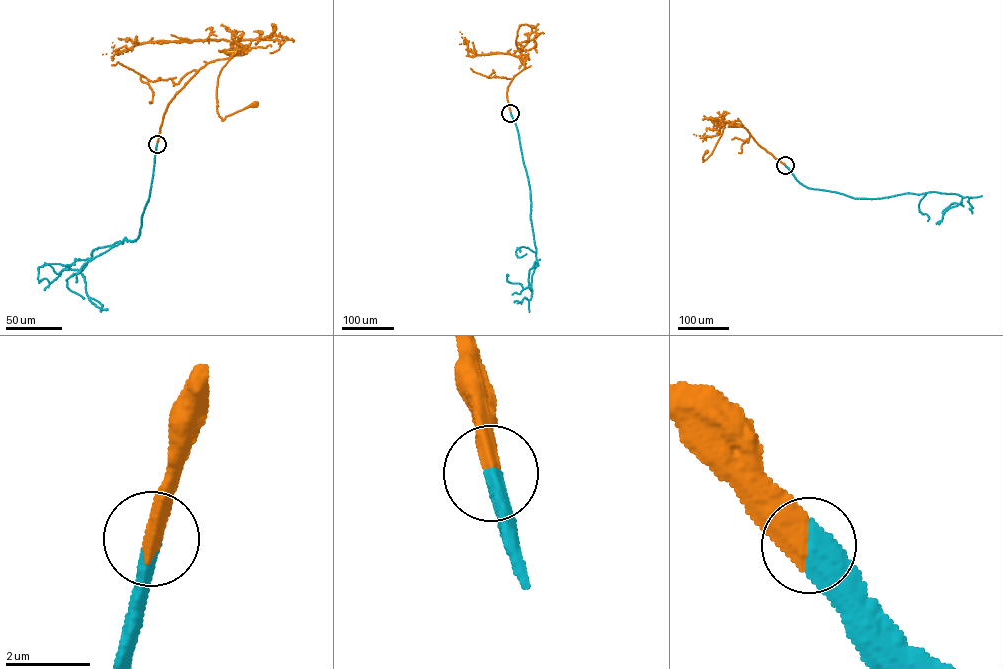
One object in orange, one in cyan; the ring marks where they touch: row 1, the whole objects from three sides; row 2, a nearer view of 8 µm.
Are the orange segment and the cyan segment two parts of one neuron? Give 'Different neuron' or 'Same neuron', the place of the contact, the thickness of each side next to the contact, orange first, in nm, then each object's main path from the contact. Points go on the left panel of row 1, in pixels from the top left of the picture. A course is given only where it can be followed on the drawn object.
Same neuron. Place: (157, 144). Thickness 550 nm (orange) against 550 nm. Course of orange: (157, 143), (175, 95), (208, 63), (244, 52), (235, 41), (217, 79), (217, 113), (223, 120), (255, 105). Course of cyan: (157, 143), (137, 238), (130, 242), (125, 237), (122, 243), (95, 249), (81, 272), (89, 299), (107, 309)

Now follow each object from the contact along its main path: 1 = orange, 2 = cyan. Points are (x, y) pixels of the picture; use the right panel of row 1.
1: (785, 165), (758, 144), (746, 128), (731, 125), (728, 121), (711, 154), (703, 161), (706, 152)
2: (785, 165), (807, 187), (854, 198), (930, 192), (961, 196), (961, 202), (949, 208), (936, 223)

